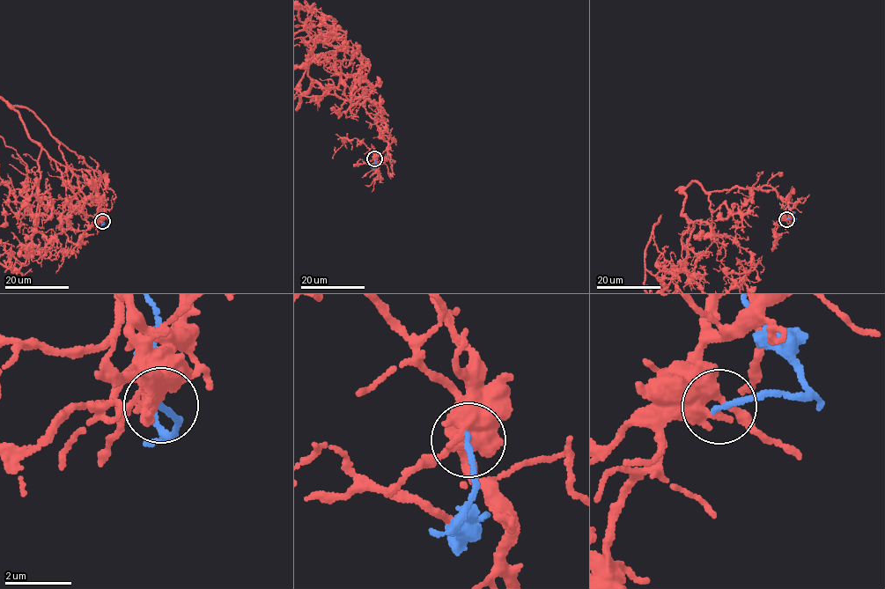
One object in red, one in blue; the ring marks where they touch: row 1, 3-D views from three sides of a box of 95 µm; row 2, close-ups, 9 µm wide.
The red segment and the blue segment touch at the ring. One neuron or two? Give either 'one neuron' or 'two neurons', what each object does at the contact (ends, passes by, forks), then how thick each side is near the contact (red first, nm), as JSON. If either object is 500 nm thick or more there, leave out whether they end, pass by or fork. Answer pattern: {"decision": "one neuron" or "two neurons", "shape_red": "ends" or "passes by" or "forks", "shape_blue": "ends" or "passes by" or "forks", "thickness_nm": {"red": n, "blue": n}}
{"decision": "two neurons", "shape_red": "ends", "shape_blue": "ends", "thickness_nm": {"red": 400, "blue": 160}}

